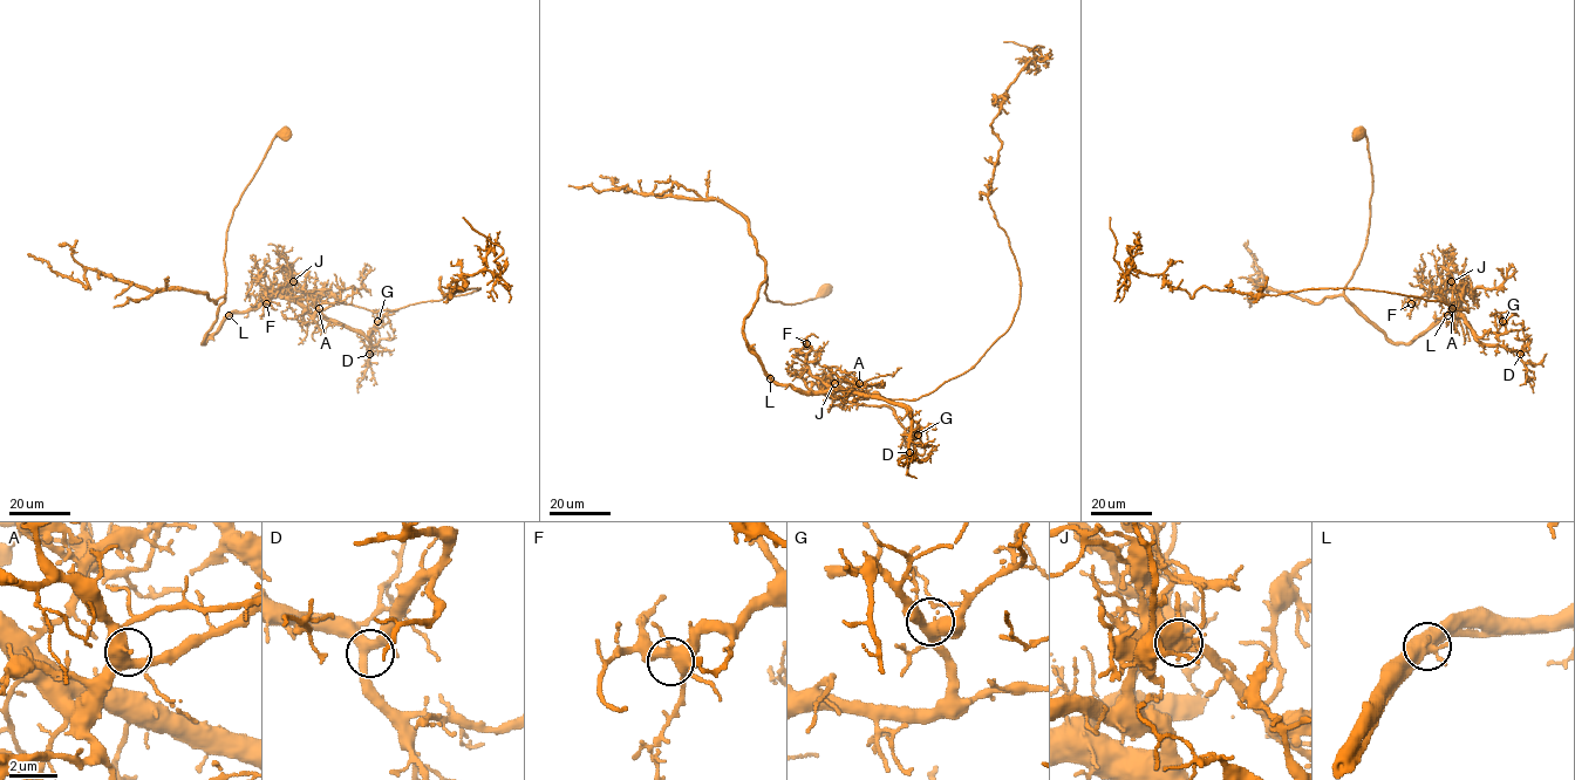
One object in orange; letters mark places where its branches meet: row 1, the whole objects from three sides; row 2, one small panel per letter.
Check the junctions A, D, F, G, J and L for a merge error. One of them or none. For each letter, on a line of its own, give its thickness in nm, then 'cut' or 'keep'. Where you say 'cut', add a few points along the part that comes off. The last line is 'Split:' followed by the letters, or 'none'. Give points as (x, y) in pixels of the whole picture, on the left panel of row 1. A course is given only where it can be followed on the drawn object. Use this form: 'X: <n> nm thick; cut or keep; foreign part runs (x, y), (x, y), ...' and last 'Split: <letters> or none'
A: 550 nm thick; keep
D: 380 nm thick; keep
F: 460 nm thick; keep
G: 440 nm thick; keep
J: 460 nm thick; cut; foreign part runs (293, 281), (376, 313), (470, 293), (479, 288), (447, 295), (464, 274), (497, 276), (503, 250), (463, 217)
L: 480 nm thick; keep
Split: J

